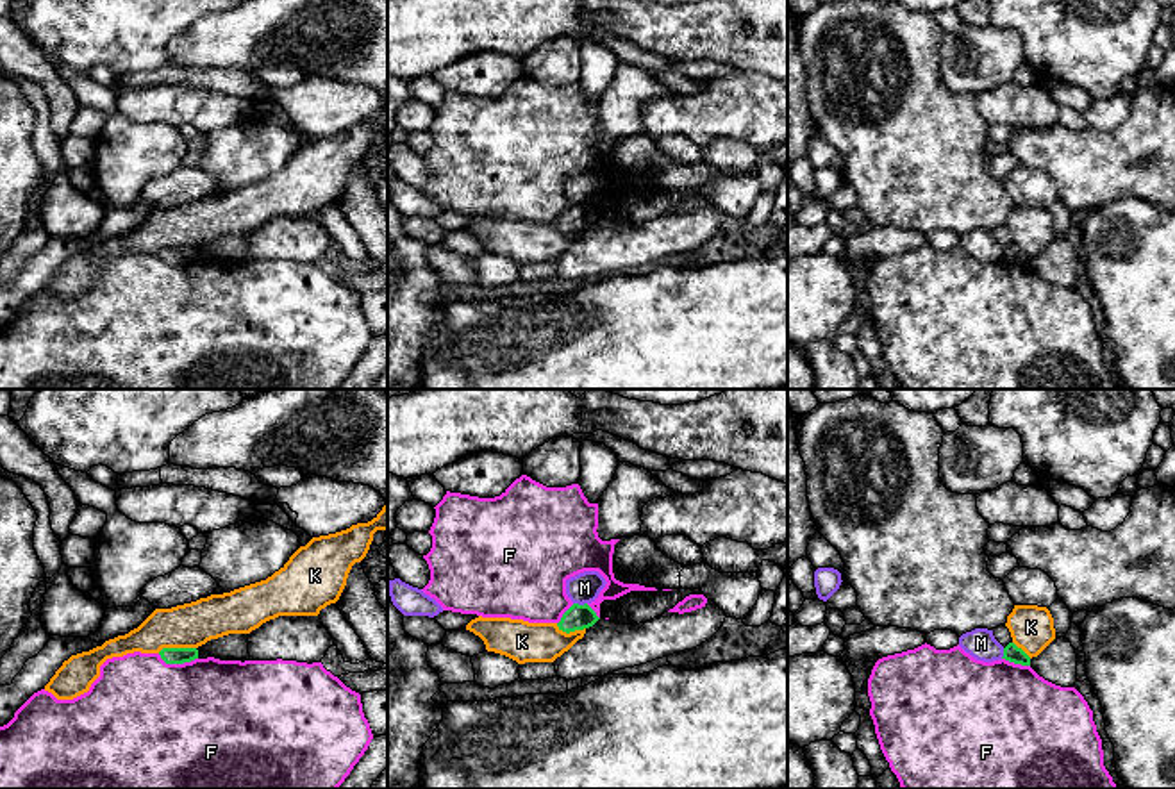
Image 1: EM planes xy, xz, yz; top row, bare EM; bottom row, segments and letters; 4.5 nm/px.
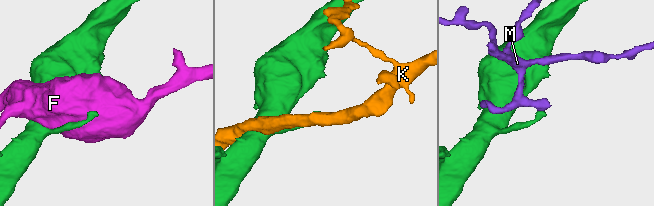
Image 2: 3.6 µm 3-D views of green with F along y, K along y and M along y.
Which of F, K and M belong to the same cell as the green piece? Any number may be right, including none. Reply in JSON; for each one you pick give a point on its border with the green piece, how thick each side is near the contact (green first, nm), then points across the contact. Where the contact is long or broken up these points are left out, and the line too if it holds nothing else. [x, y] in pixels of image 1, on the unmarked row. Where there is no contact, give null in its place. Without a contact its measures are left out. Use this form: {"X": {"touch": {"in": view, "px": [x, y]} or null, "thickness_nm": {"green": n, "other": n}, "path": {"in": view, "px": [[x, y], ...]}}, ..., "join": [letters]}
{"join": []}

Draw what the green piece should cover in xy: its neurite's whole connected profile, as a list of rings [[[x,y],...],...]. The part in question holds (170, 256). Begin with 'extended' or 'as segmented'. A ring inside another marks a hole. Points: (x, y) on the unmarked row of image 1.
as segmented | [[[162,248],[159,255],[166,264],[184,264],[198,259],[198,250],[196,248]]]

